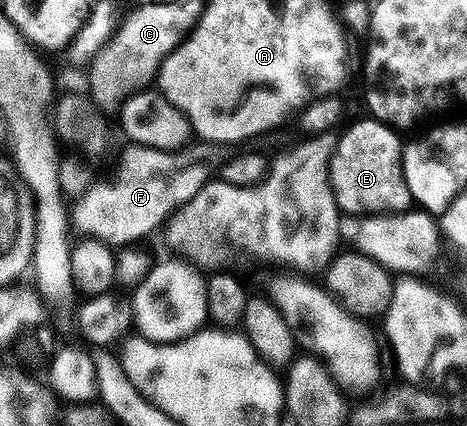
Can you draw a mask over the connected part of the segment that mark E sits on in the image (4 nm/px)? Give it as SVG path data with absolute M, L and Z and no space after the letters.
M366 118L367 120L359 120L356 124L351 124L347 129L342 129L343 137L340 135L335 141L335 153L331 155L331 189L335 195L335 201L339 207L340 213L347 214L352 212L352 217L362 218L365 216L381 216L392 212L405 212L412 207L411 191L409 190L409 182L405 182L405 170L403 169L403 149L404 141L399 141L400 133L394 128L390 128L388 124L383 124L380 120L374 118Z

